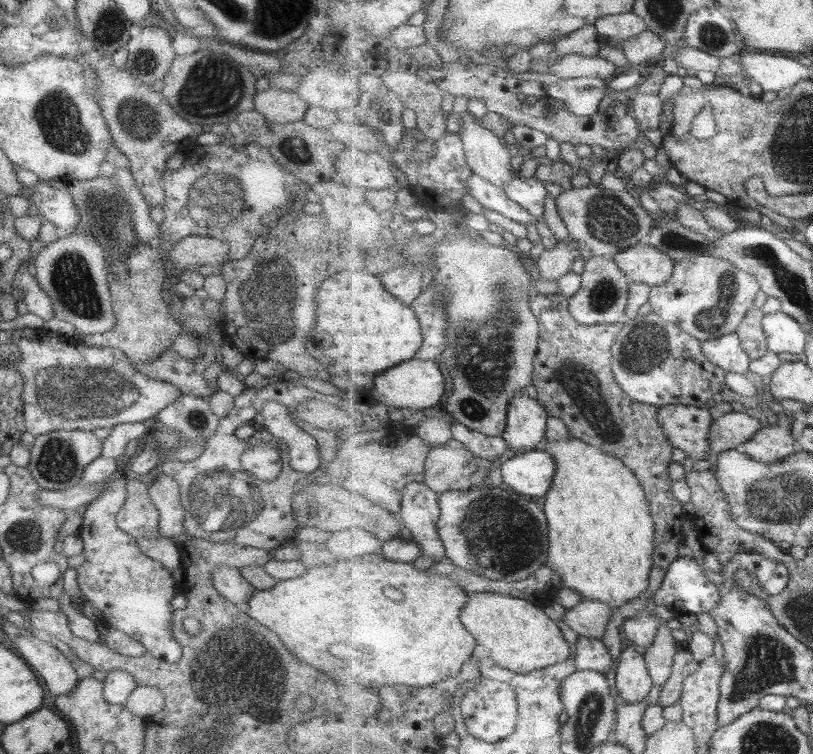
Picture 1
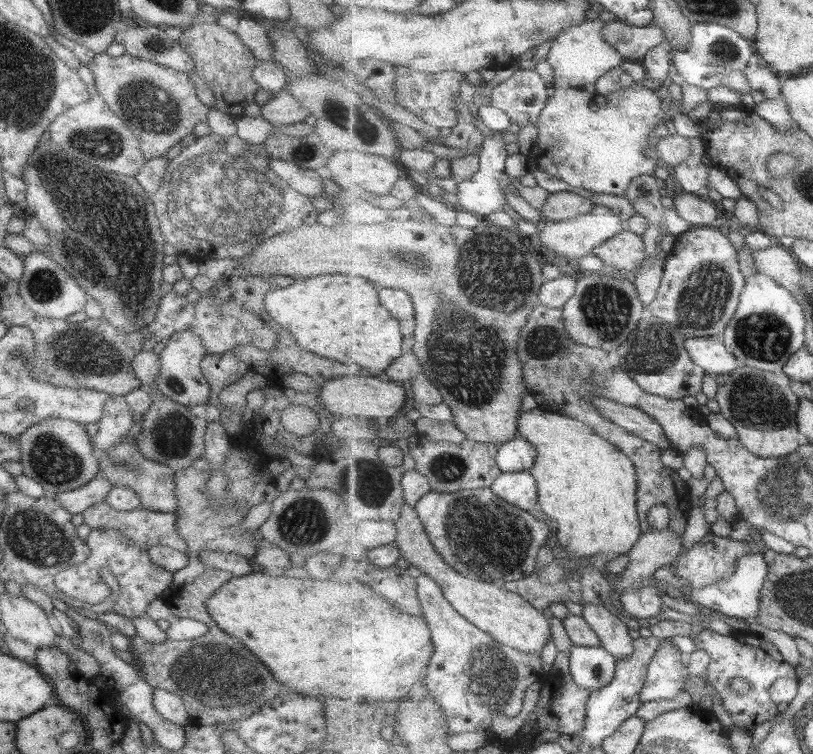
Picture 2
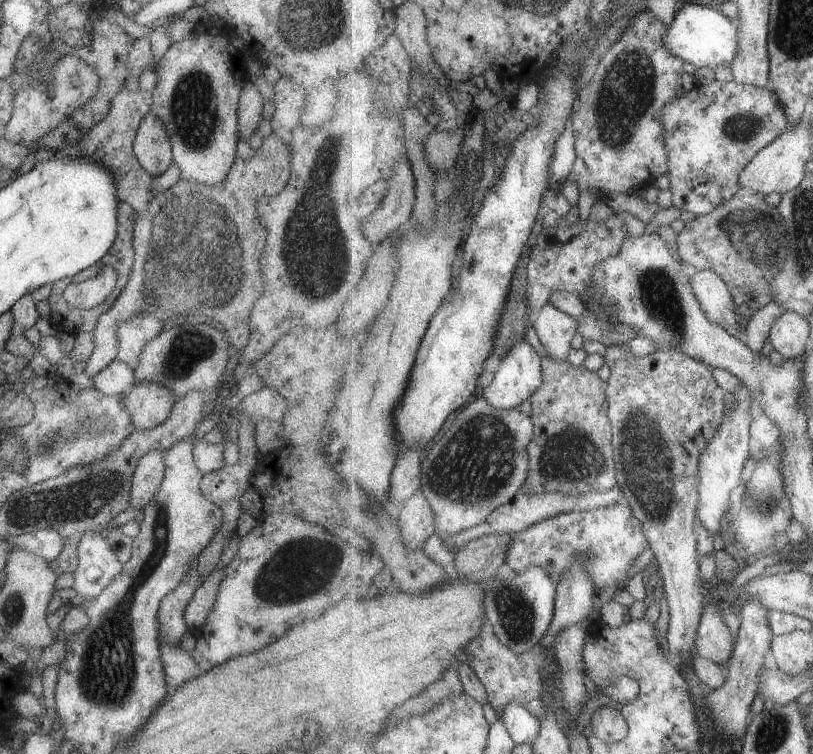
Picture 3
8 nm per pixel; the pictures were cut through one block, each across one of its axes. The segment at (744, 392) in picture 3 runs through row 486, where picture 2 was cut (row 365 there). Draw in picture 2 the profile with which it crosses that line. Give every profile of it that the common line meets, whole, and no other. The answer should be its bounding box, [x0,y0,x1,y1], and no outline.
[686,337,739,375]

